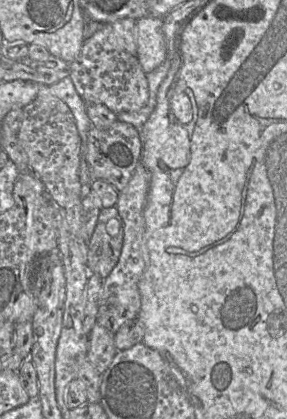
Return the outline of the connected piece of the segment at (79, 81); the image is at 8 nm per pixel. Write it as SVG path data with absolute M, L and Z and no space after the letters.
M131 18L105 24L84 40L79 55L69 63L69 78L85 103L103 104L119 114L140 110L148 102L147 74L137 56L135 24L136 20Z

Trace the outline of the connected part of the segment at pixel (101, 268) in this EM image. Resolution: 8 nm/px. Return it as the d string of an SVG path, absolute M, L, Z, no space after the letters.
M115 206L101 208L95 229L87 241L86 263L90 273L105 279L116 266L123 246L123 224Z

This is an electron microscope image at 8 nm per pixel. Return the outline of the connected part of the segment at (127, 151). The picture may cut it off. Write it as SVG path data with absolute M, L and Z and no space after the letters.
M118 119L107 128L92 126L88 132L86 161L94 180L102 179L112 184L120 193L128 184L137 164L141 162L143 142L140 129Z

